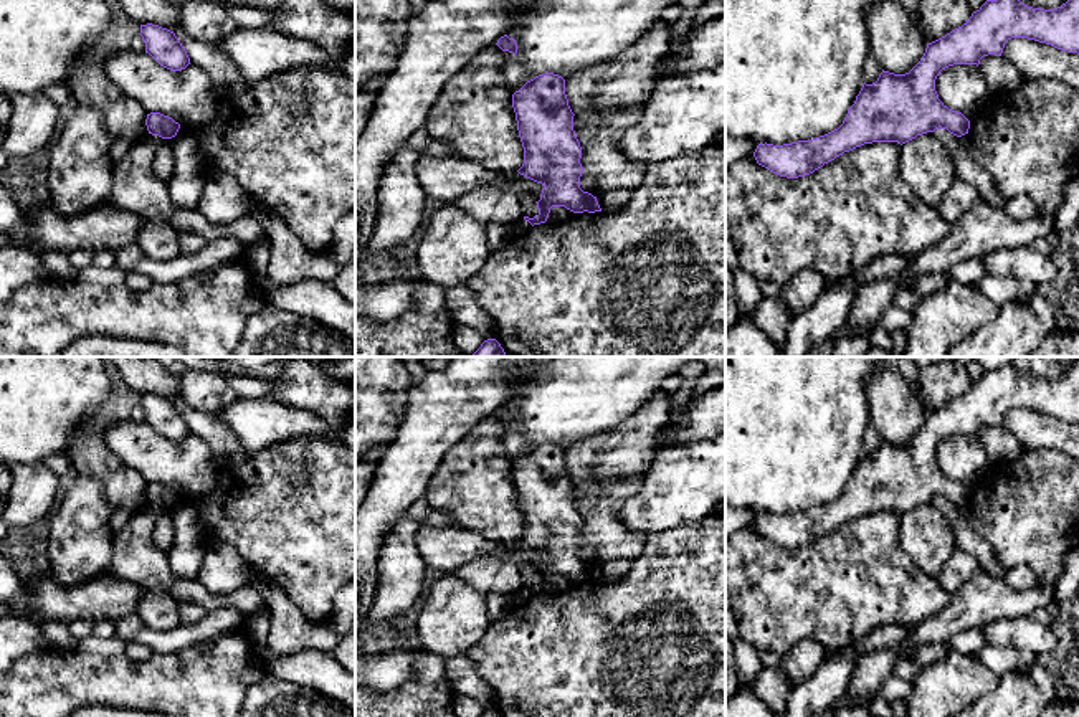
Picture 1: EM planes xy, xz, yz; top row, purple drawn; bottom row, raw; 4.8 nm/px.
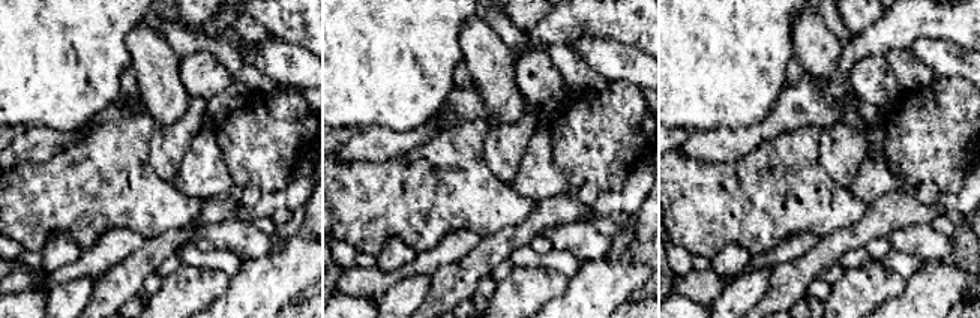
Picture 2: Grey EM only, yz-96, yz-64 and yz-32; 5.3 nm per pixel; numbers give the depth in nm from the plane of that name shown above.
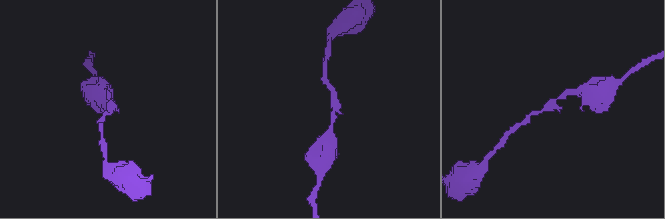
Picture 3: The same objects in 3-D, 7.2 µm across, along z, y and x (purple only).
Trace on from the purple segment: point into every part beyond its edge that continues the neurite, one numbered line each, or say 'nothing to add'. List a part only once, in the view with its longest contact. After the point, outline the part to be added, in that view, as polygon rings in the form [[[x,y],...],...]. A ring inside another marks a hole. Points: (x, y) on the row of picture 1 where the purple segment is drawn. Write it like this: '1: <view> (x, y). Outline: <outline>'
nothing to add

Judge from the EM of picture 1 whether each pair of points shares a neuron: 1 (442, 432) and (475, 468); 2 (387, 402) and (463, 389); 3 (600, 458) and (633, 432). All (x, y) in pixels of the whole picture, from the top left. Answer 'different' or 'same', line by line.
1: different
2: different
3: same

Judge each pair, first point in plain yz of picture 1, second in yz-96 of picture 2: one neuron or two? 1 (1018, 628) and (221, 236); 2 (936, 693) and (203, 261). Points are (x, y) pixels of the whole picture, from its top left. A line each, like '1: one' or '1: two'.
1: one
2: two

